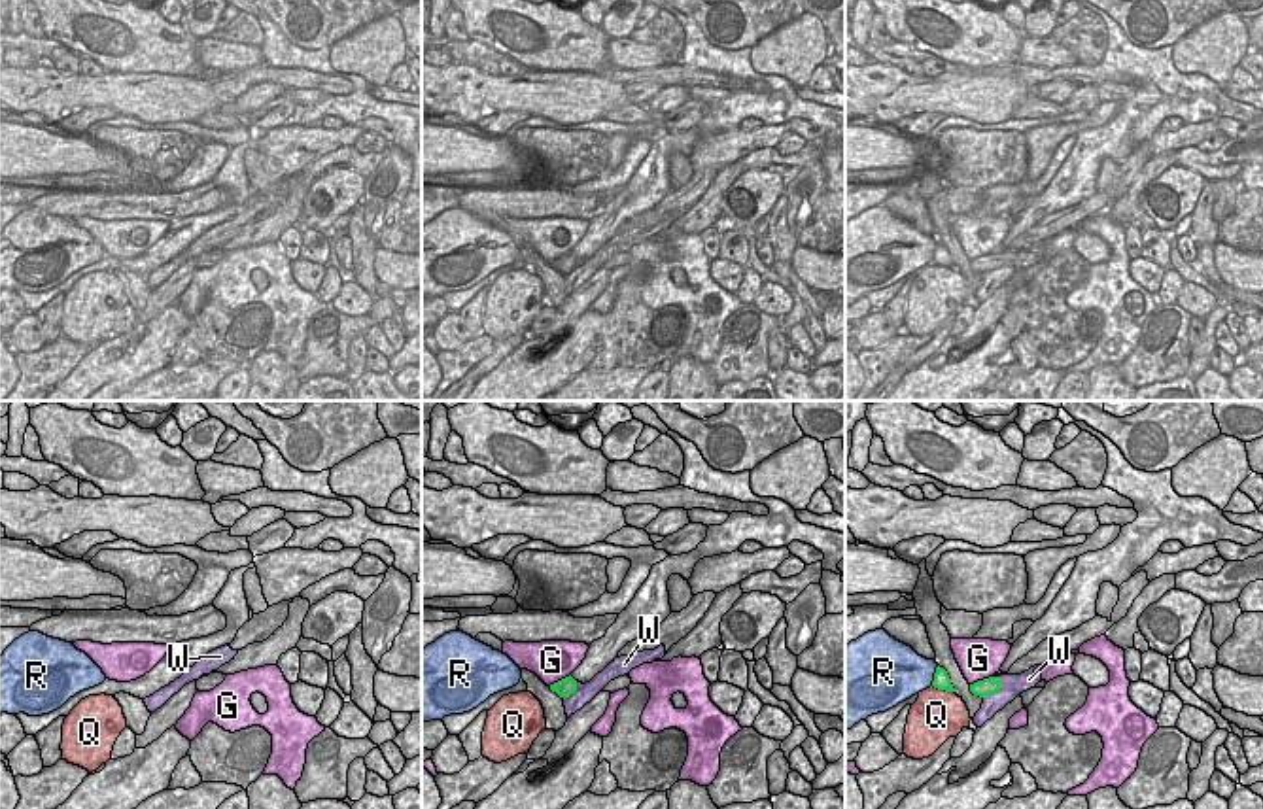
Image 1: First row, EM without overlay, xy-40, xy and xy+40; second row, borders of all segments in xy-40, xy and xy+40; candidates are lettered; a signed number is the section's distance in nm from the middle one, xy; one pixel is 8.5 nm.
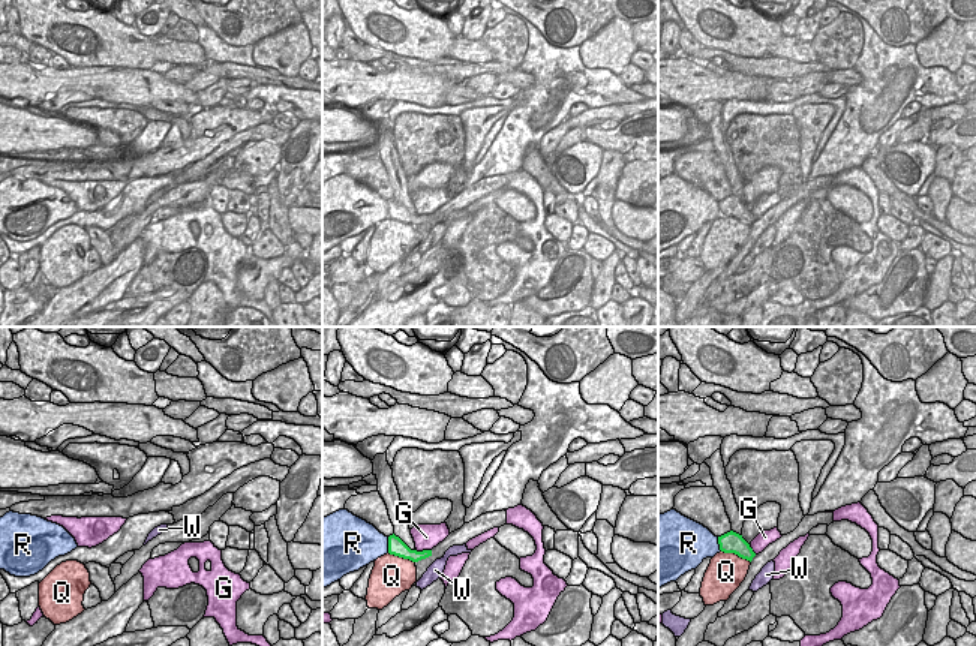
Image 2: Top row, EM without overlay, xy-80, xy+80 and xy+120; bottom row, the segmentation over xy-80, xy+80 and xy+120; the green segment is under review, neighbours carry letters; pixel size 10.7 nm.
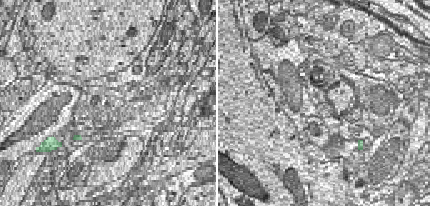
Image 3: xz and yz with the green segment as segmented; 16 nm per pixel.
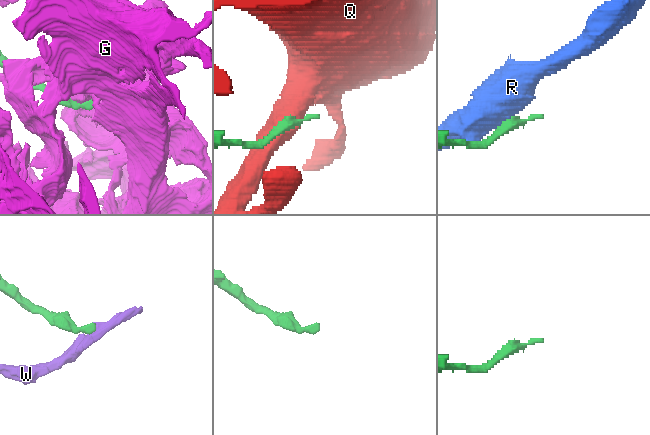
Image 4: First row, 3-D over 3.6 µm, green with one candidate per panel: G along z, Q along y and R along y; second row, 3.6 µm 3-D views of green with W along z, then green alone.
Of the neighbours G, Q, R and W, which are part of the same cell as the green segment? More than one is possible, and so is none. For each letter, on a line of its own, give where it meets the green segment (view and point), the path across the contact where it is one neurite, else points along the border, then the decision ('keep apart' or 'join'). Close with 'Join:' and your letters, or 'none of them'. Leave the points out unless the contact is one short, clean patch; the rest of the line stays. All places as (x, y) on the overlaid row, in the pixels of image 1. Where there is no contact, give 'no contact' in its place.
G: xy+40 (980, 681) | along xy+40 (991, 675), (970, 685) | keep apart
Q: xy+40 (944, 688) | keep apart
R: xy+40 (934, 675) | keep apart
W: xy+40 (997, 690) | keep apart
Join: none of them

